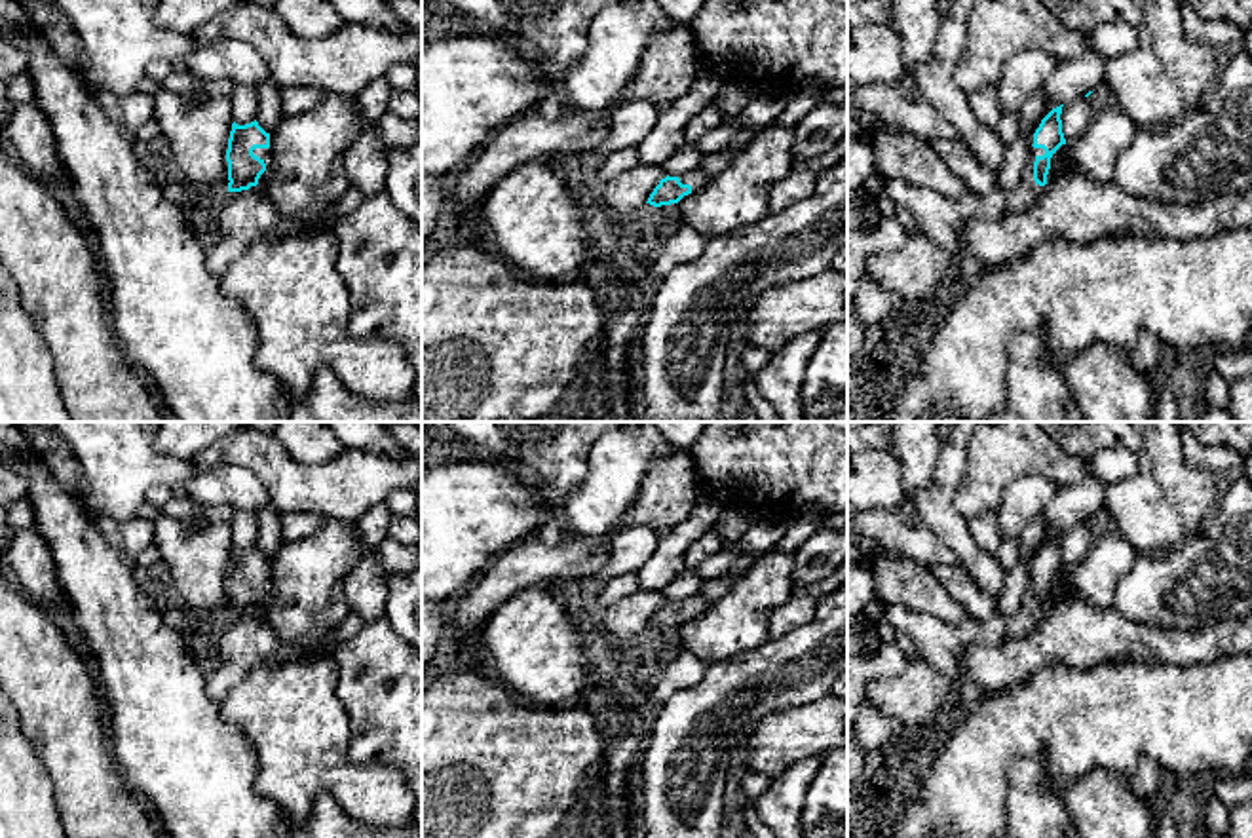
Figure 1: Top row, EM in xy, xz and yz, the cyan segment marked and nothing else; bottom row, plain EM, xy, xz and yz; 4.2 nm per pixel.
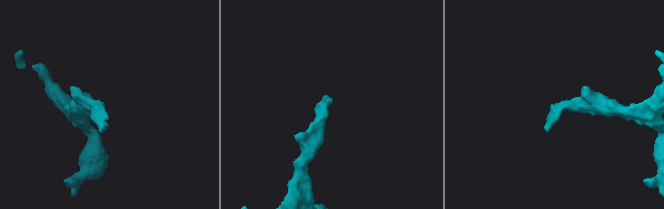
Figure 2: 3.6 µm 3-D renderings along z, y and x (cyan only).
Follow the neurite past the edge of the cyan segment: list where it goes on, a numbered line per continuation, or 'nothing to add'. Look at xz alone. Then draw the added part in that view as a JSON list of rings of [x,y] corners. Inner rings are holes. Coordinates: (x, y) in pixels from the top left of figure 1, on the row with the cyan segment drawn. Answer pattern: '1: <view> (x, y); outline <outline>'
1: xz (694, 177); outline [[[690,169],[690,171],[682,173],[678,179],[682,184],[690,184],[692,192],[697,192],[699,188],[703,188],[709,182],[709,177],[699,169]]]

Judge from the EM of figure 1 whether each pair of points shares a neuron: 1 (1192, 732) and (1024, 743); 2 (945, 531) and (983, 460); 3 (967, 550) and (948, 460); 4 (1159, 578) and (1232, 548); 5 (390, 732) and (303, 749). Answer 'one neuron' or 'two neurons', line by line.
1: one neuron
2: two neurons
3: one neuron
4: one neuron
5: two neurons

